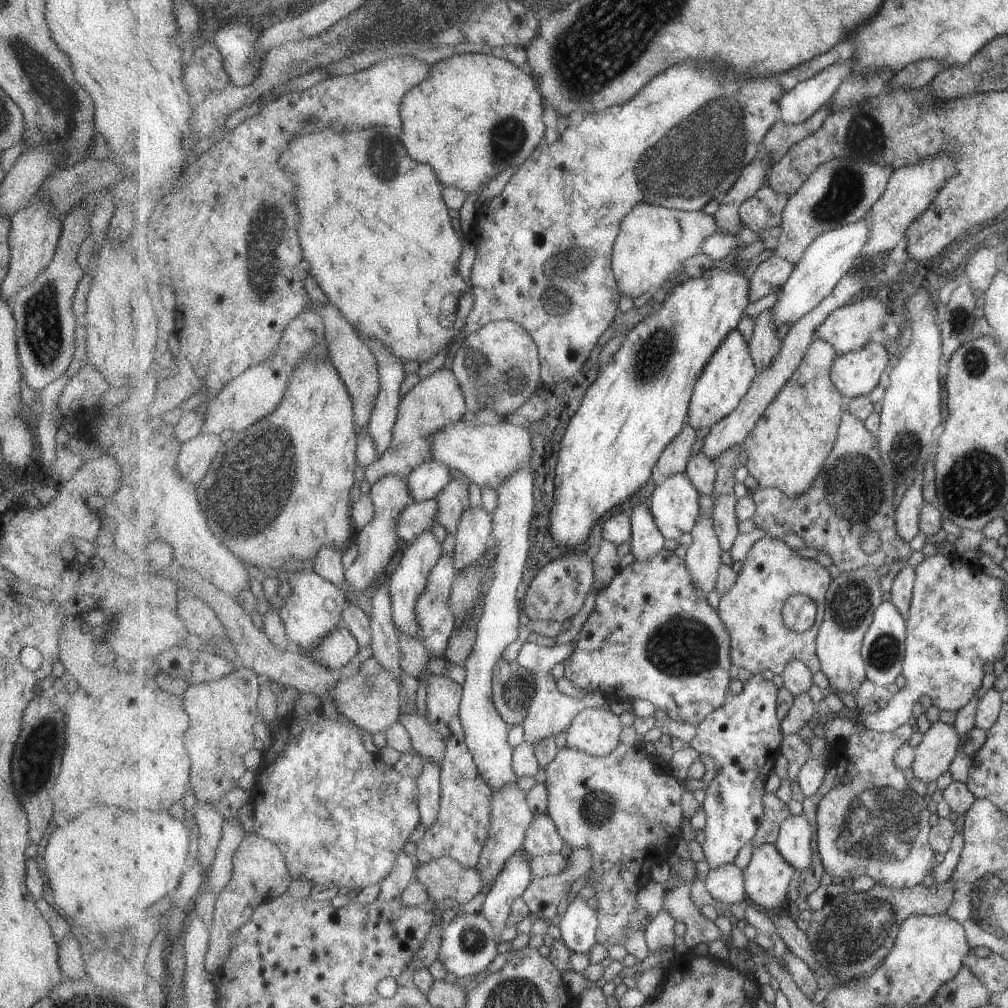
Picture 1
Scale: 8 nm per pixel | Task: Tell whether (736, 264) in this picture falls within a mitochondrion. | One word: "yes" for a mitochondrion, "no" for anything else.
no

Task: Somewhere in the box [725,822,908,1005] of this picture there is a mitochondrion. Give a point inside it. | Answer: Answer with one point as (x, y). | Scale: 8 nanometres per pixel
(852, 931)

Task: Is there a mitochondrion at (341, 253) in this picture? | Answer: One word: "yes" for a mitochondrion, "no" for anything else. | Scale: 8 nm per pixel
no

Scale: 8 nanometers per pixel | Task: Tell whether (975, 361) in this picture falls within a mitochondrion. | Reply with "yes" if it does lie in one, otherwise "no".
yes

